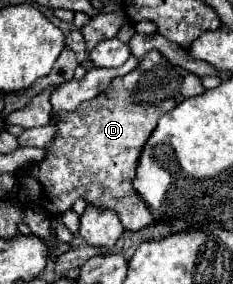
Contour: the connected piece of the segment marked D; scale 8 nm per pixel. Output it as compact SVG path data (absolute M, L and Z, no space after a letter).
M147 52L135 70L115 78L111 86L91 102L79 104L75 112L57 112L51 116L55 138L45 146L45 156L21 170L21 188L27 192L27 204L41 208L47 216L59 216L83 198L89 206L113 210L125 230L137 232L153 222L153 214L131 186L139 154L155 130L161 114L179 104L179 98L191 98L205 88L201 80L169 64L159 52Z

